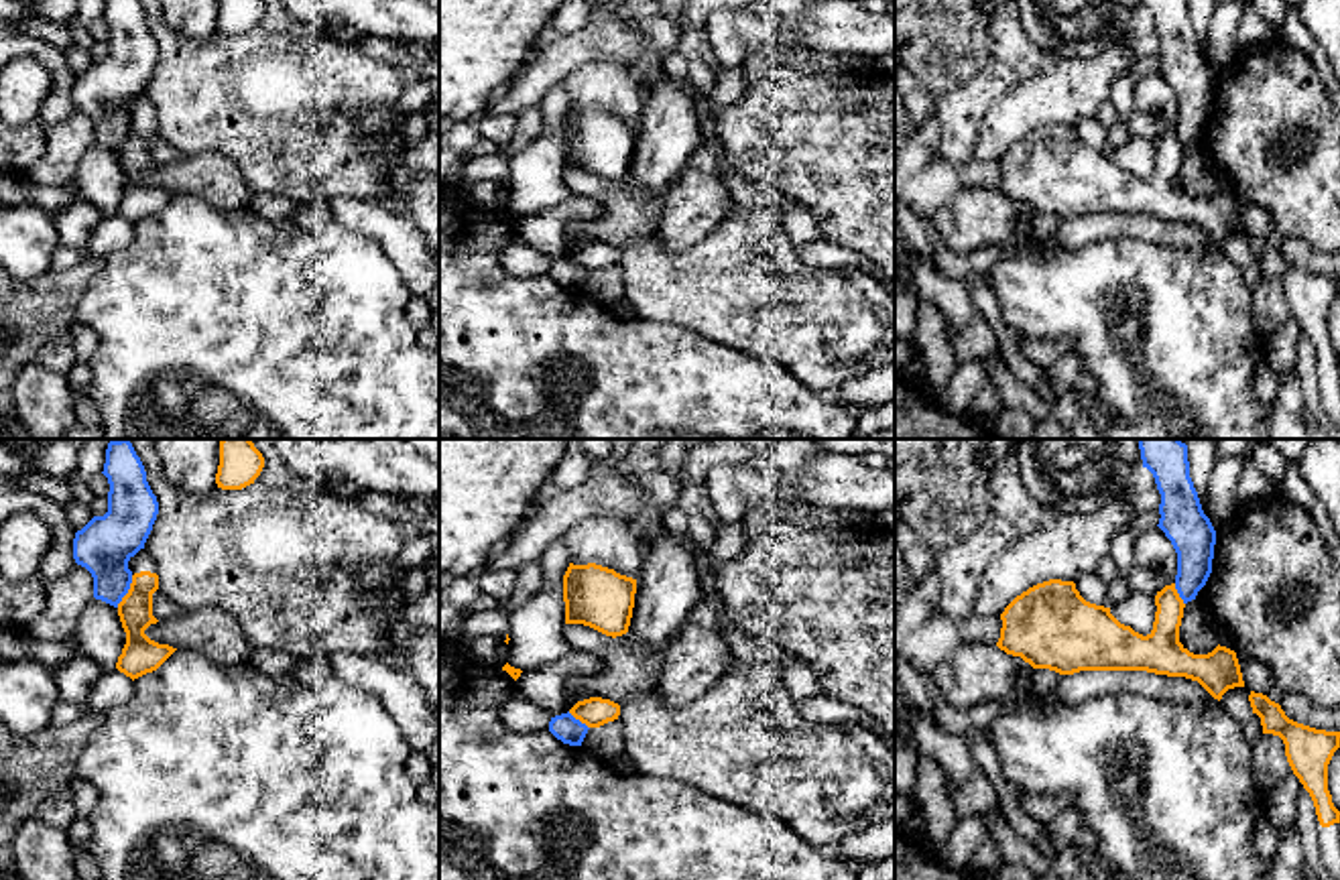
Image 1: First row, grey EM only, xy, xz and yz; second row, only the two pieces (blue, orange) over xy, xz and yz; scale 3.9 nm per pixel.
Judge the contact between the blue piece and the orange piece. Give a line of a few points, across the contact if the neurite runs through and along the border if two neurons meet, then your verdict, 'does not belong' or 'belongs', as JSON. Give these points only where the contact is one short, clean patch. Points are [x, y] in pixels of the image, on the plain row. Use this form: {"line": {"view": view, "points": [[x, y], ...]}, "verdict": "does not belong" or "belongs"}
{"line": {"view": "xy", "points": [[133, 120], [129, 137], [116, 151]]}, "verdict": "does not belong"}

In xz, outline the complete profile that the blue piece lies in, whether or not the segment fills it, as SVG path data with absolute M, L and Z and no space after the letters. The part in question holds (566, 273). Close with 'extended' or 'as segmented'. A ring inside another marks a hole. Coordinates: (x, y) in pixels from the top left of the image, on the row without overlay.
M569 256L551 262L549 266L549 276L561 285L563 289L569 291L582 291L586 278L588 278L588 270L582 268L580 264L575 264Z | as segmented

